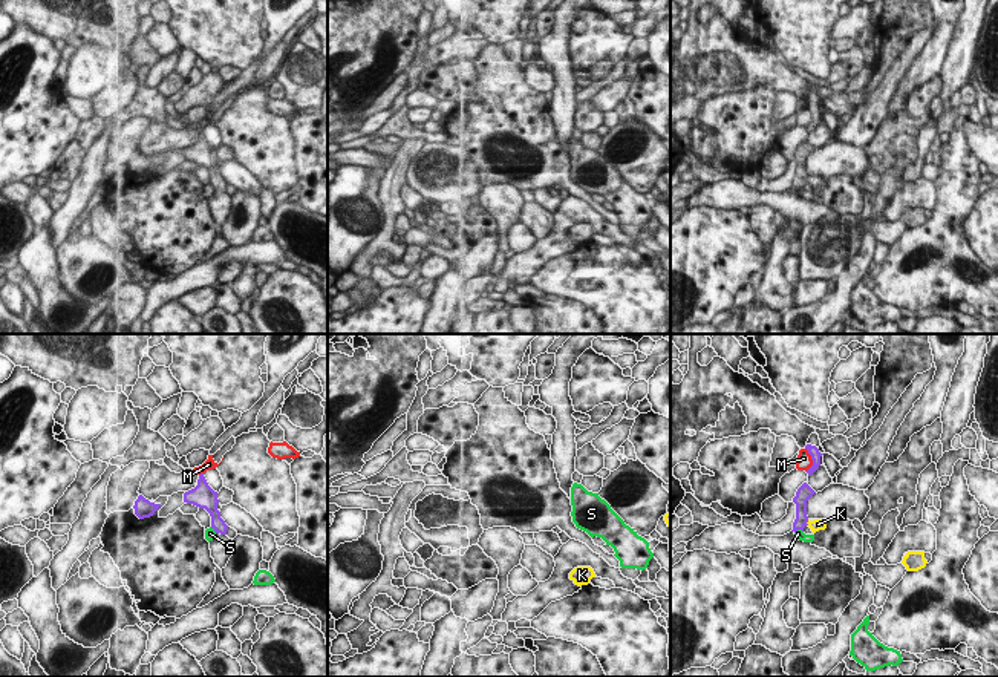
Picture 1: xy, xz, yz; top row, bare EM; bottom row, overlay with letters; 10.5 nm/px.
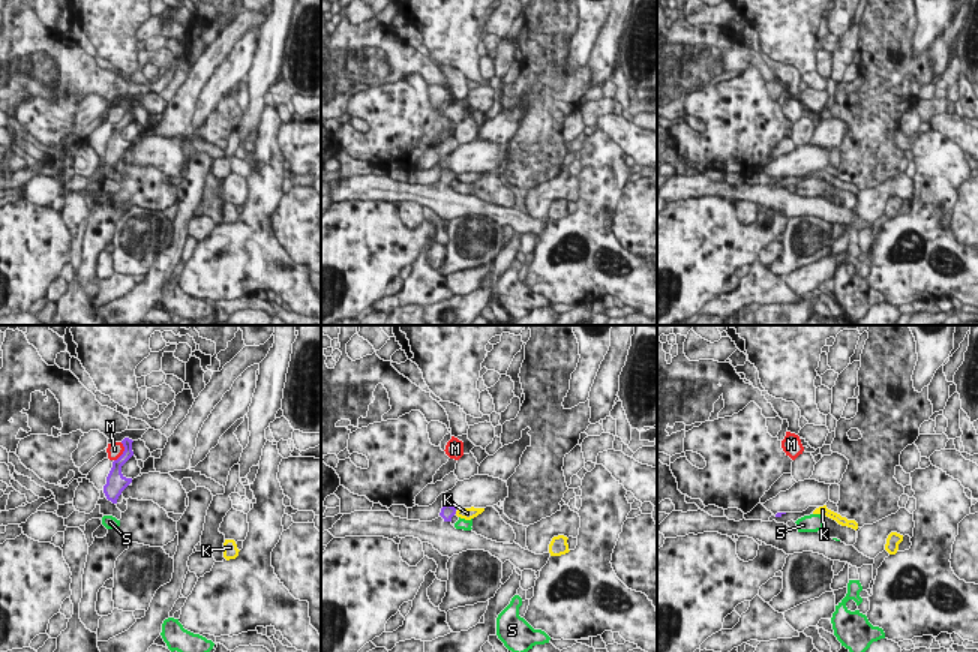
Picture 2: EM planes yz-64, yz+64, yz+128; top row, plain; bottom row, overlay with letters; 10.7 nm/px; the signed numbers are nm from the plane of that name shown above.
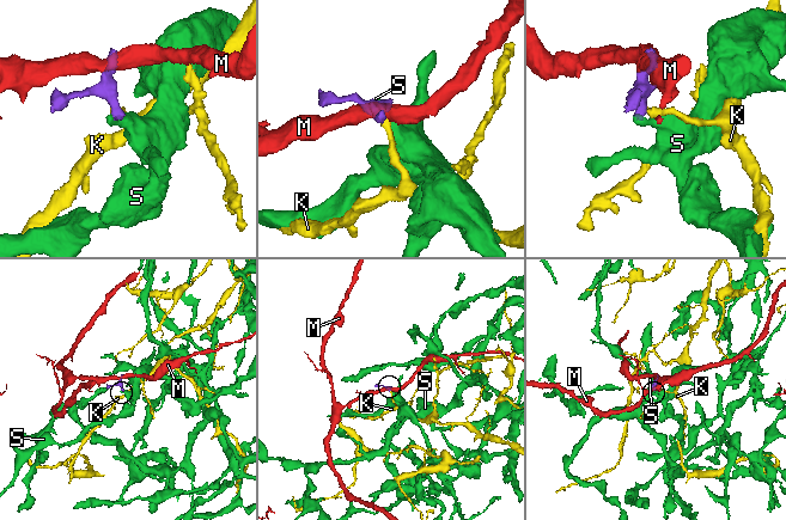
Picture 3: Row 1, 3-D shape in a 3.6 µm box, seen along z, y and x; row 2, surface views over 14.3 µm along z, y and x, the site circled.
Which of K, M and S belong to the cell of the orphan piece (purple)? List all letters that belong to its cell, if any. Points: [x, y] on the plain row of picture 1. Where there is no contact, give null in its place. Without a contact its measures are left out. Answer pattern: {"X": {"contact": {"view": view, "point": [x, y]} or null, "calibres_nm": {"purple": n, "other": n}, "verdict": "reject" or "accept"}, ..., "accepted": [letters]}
{"K": {"contact": {"view": "yz", "point": [807, 178]}, "calibres_nm": {"purple": 140, "other": 130}, "verdict": "reject"}, "M": {"contact": {"view": "yz", "point": [812, 115]}, "calibres_nm": {"purple": 120, "other": 160}, "verdict": "reject"}, "S": {"contact": {"view": "yz", "point": [798, 186]}, "calibres_nm": {"purple": 130, "other": 100}, "verdict": "reject"}, "accepted": []}

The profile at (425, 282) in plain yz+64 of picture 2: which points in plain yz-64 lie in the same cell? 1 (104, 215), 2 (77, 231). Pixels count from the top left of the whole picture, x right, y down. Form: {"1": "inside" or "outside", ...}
{"1": "inside", "2": "outside"}

